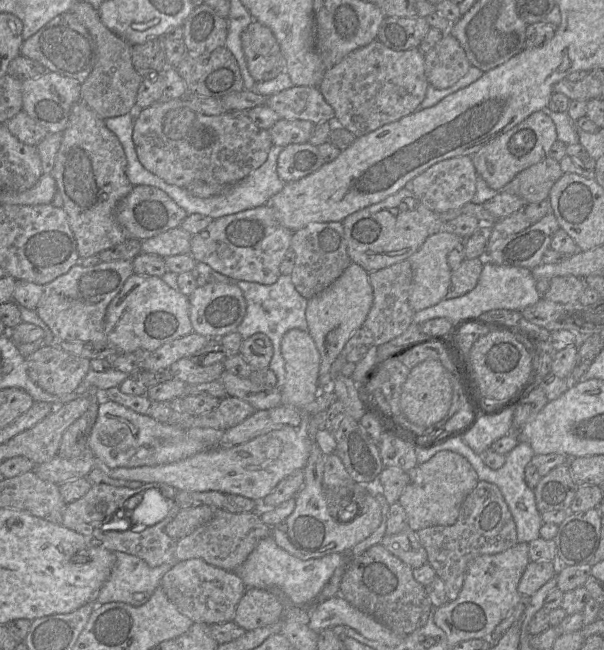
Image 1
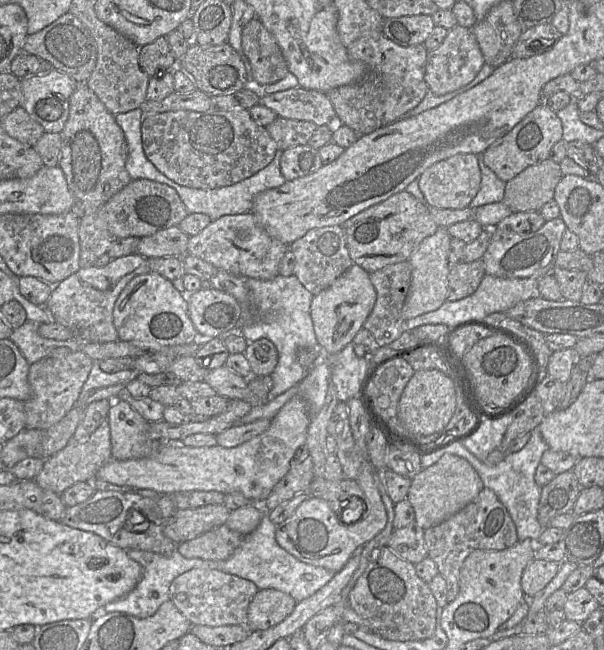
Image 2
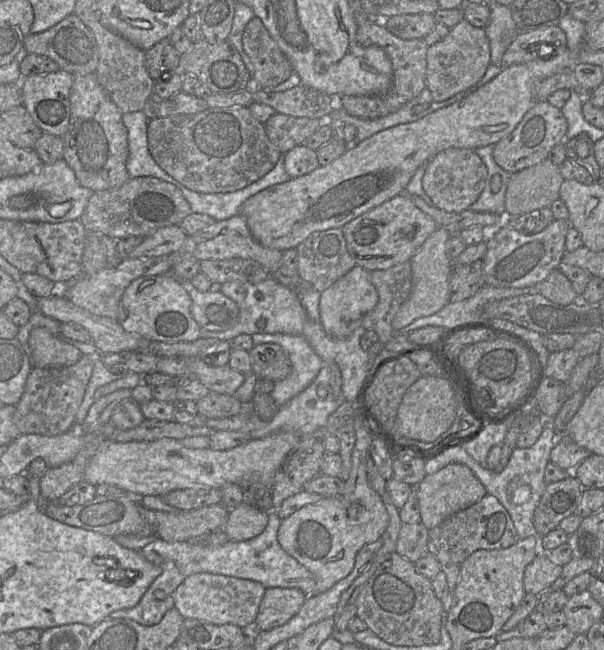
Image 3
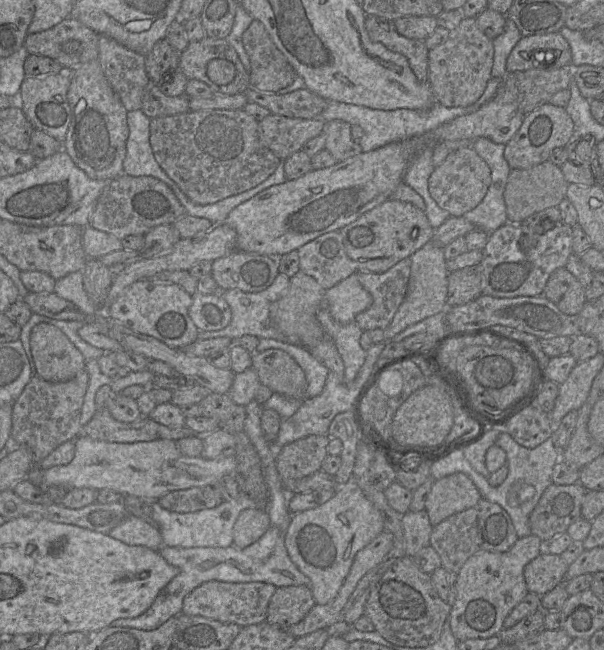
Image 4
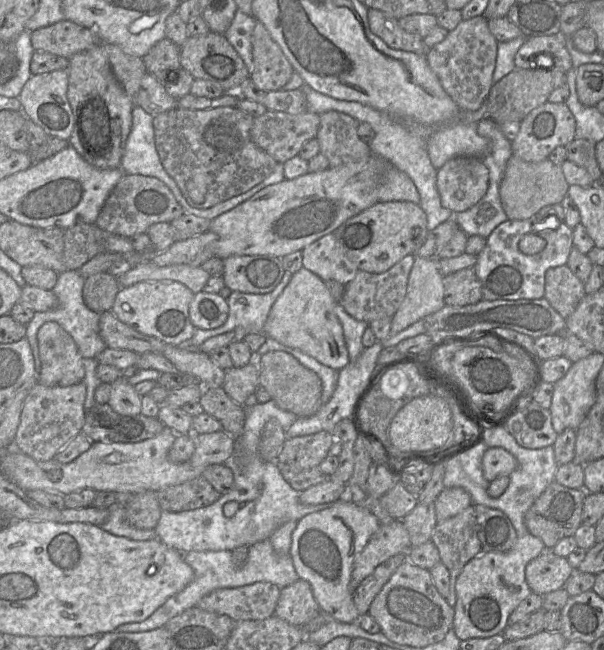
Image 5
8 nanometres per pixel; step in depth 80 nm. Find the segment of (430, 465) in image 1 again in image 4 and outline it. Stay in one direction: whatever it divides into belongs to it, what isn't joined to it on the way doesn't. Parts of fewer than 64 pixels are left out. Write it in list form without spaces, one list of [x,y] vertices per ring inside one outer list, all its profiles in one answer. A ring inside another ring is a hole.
[[[457,472],[434,481],[425,501],[425,510],[434,527],[449,516],[475,506],[481,498],[471,478]]]

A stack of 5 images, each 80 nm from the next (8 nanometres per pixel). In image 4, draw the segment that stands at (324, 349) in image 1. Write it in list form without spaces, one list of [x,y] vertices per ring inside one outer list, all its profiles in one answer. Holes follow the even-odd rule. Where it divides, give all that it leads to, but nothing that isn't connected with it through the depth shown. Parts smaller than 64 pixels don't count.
[[[358,272],[348,276],[335,286],[326,290],[325,295],[331,316],[341,324],[354,322],[356,316],[368,309],[373,302],[372,295],[359,282]]]

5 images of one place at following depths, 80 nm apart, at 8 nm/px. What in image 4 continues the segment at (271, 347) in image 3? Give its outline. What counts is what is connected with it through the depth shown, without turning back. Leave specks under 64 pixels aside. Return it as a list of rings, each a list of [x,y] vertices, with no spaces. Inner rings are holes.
[[[270,348],[252,353],[252,368],[260,383],[286,398],[302,399],[307,390],[304,370],[286,351]]]

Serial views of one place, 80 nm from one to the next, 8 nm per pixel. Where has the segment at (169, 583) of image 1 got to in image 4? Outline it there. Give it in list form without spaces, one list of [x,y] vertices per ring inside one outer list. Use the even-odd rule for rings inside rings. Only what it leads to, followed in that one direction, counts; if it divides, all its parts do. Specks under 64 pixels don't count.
[[[207,581],[184,598],[182,613],[235,623],[241,627],[258,624],[266,620],[269,601],[276,589],[276,586],[266,582]]]

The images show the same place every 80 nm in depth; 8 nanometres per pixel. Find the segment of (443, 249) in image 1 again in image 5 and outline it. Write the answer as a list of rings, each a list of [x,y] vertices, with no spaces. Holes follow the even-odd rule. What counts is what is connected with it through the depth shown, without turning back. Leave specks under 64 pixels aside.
[[[416,256],[407,285],[407,292],[400,308],[392,317],[390,335],[395,335],[414,323],[423,320],[445,306],[444,276],[439,271],[438,259],[429,259]]]

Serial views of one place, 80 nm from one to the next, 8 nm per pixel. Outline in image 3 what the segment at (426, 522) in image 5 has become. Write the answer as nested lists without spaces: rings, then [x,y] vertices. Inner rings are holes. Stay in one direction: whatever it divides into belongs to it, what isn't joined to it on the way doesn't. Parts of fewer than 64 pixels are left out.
[[[420,522],[403,524],[395,552],[415,563],[428,552],[428,529]]]

